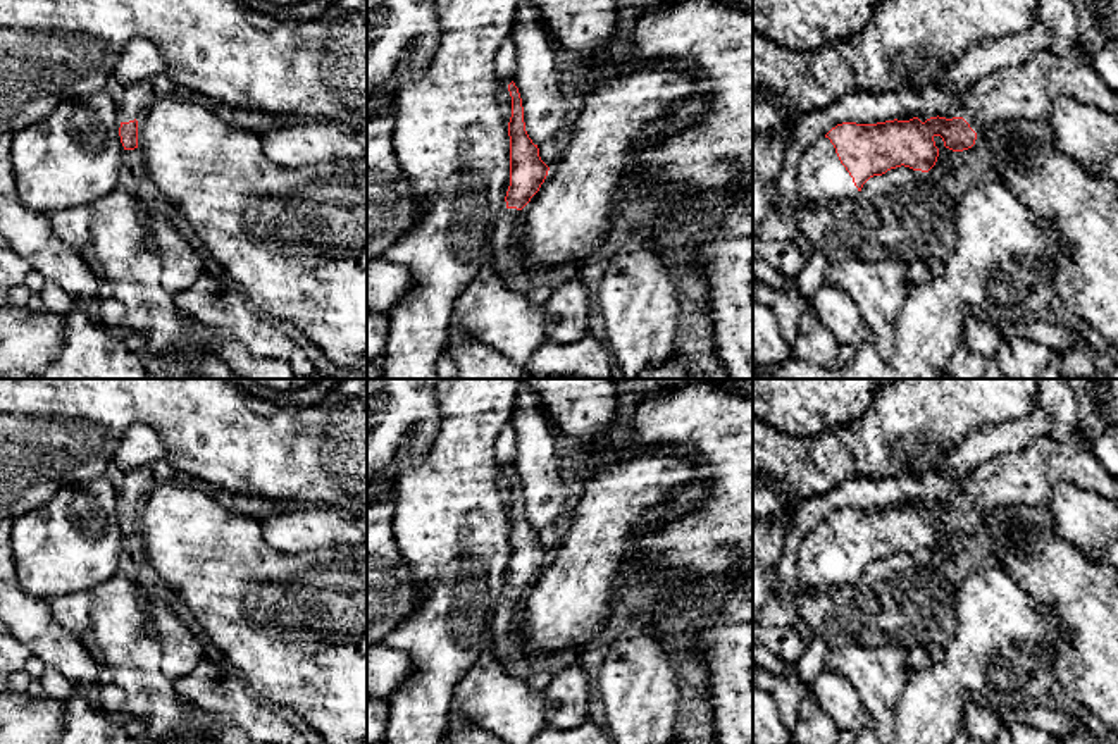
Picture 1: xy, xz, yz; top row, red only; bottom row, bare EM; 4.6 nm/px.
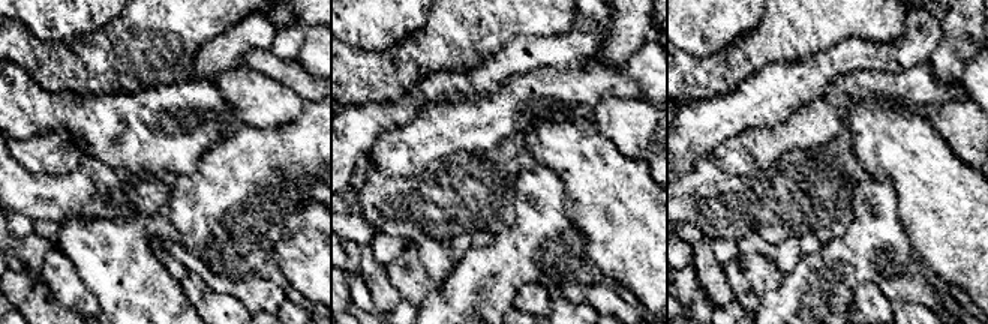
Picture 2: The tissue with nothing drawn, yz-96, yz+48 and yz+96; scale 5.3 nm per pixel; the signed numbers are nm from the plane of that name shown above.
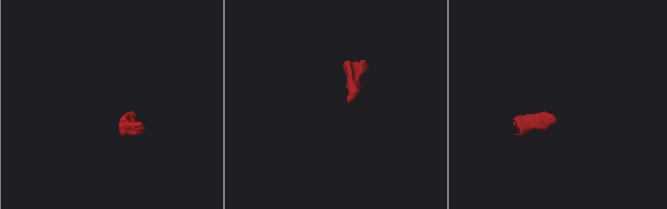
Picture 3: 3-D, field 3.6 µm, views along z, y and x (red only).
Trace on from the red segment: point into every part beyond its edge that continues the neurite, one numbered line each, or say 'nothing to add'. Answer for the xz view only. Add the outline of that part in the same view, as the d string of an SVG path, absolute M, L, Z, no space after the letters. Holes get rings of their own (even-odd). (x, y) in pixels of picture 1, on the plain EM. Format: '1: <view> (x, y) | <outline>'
1: xz (507, 617) | M506 594L494 623L494 642L493 642L493 654L500 660L503 658L512 642L517 641L515 629L519 620L519 606L520 606L520 596L517 594Z

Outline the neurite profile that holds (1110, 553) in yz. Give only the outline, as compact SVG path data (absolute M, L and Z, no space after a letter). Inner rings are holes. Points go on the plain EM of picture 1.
M1118 530L1115 539L1101 551L1087 549L1082 551L1089 560L1102 560L1106 561L1116 574L1118 582Z

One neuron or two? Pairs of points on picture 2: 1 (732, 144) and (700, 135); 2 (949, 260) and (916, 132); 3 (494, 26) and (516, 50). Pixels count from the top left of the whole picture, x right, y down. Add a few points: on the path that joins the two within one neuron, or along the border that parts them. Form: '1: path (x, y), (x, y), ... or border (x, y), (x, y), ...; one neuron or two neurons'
1: border (733, 134), (709, 152); two neurons
2: path (949, 228), (949, 209), (940, 200), (919, 164); one neuron
3: border (544, 35), (517, 35), (482, 63); two neurons

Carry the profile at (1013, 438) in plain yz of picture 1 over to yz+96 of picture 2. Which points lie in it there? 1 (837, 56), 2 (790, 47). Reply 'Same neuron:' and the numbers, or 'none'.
Same neuron: 1

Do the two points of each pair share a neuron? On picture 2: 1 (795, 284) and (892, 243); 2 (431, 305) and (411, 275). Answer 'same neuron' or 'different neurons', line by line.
1: same neuron
2: different neurons

